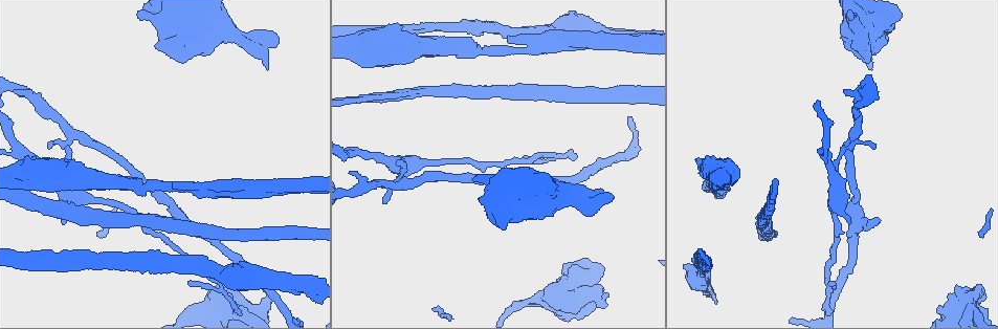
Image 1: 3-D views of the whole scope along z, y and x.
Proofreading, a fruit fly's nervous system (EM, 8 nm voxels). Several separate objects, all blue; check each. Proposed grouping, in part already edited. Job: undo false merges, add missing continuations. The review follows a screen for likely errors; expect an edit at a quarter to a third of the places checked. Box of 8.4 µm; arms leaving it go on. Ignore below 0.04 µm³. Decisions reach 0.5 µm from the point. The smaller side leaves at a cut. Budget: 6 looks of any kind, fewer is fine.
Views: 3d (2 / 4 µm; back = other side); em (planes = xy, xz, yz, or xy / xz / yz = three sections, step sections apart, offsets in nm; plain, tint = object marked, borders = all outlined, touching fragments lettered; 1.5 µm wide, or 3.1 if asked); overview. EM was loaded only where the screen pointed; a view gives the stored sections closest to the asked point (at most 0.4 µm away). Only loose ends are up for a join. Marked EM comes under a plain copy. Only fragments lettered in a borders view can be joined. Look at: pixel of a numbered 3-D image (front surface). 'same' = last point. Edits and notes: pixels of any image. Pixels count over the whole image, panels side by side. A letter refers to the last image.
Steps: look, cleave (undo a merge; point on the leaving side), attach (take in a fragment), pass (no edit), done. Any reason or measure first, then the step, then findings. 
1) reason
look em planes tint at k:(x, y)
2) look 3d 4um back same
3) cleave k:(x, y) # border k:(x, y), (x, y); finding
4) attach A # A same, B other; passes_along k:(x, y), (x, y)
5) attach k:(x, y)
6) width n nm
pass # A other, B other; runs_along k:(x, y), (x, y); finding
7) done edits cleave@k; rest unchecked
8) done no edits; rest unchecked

sudden change in width
look em planes tint at 1:(90, 178)

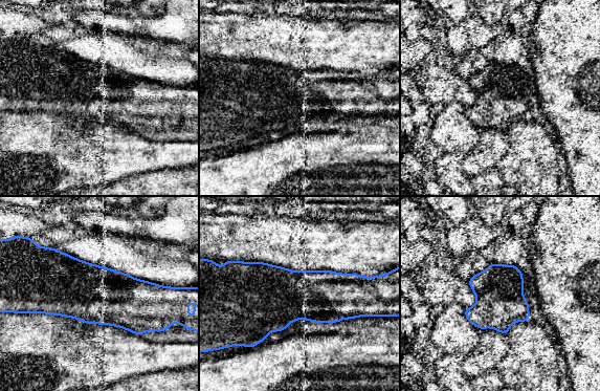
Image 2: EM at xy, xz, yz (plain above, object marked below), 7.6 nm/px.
look em planes borders same

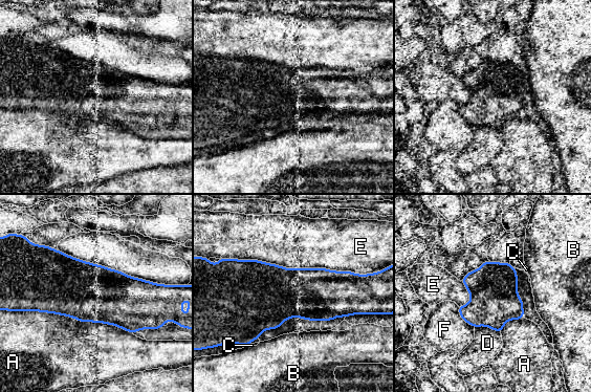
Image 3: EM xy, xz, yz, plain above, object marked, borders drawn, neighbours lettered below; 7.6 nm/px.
pass # A other, B other, C other, D other, E other, F other; border 3:(233, 258), (366, 275); continuous, no second neuron

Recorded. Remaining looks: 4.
branch stops here
look em planes borders at 1:(474, 177)

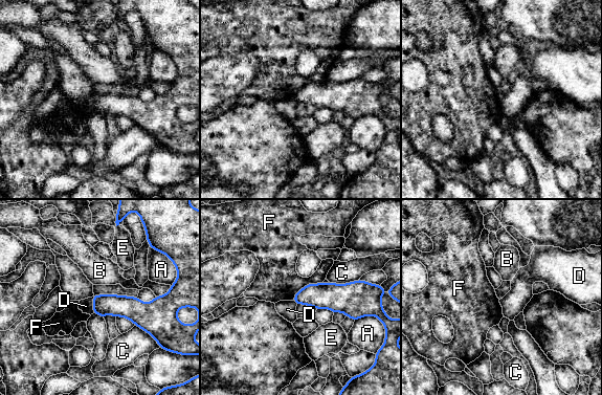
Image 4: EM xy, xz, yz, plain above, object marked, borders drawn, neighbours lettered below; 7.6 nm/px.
pass # A other, B other, C other, D other, E other, F other; border 4:(321, 282), (307, 284), (292, 300); none of them fits

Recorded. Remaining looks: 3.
free end
look 3d 4um at 1:(878, 217)

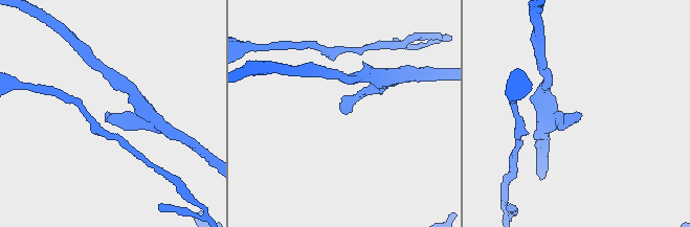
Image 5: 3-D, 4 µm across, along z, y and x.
shape alone is not enough
look em planes borders at 5:(109, 113)

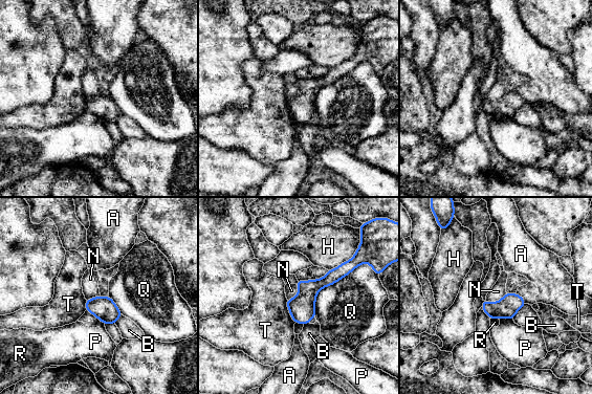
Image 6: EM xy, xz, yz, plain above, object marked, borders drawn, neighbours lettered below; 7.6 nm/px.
width 160 nm
pass # A other, B other, H other, N other, P other, Q other, R other, T other; border 6:(506, 292), (495, 302), (485, 300); none of them fits

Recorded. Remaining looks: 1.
done no edits; rest unchecked

